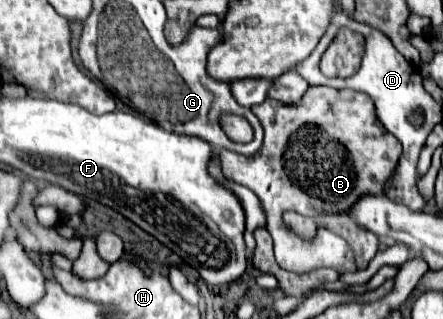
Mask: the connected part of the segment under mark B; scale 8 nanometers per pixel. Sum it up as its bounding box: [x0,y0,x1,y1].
[219,87,401,273]

